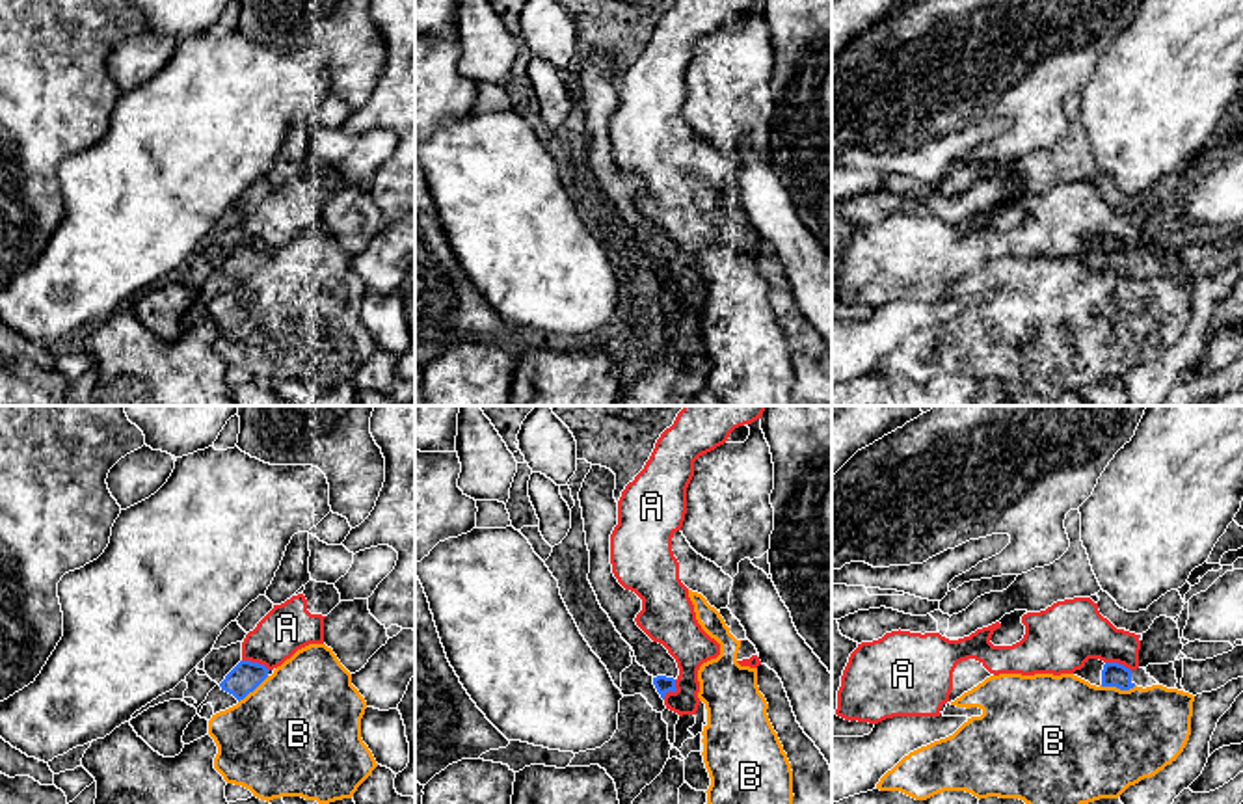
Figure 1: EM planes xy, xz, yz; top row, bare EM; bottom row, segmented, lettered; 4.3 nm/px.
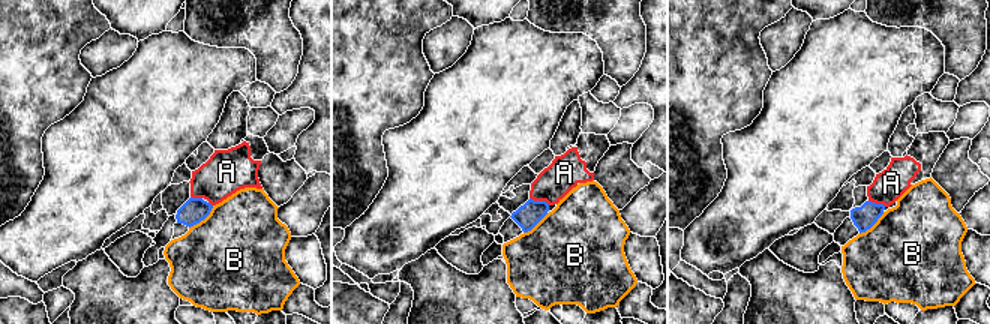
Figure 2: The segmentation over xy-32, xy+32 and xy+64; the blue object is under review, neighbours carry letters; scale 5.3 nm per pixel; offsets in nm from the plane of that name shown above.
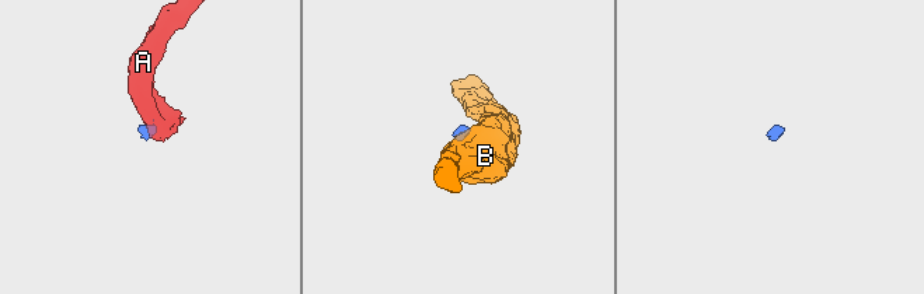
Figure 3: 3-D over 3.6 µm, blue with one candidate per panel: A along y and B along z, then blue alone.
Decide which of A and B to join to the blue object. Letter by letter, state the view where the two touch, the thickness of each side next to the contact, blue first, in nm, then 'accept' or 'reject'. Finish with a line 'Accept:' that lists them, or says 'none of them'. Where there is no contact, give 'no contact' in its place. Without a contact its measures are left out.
A: meets blue in xy; 140 nm thick on the blue side, 220 nm on the other; reject
B: meets blue in yz; 110 nm thick on the blue side, 480 nm on the other; reject
Accept: none of them

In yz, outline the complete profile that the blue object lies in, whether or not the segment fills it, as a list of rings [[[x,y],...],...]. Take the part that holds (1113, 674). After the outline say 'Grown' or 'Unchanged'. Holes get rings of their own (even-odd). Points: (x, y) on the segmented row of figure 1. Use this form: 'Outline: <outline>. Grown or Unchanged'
Outline: [[[1089,659],[1081,670],[1074,672],[1074,676],[1096,687],[1116,687],[1120,690],[1135,687],[1129,668],[1118,663],[1103,663],[1100,659]]]. Grown

